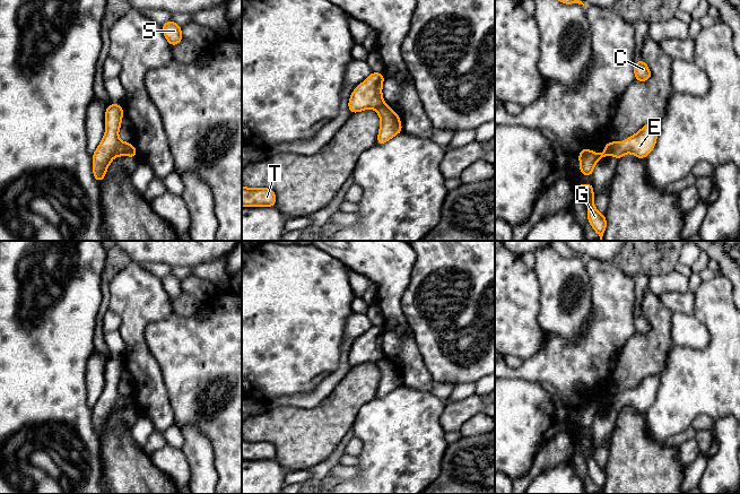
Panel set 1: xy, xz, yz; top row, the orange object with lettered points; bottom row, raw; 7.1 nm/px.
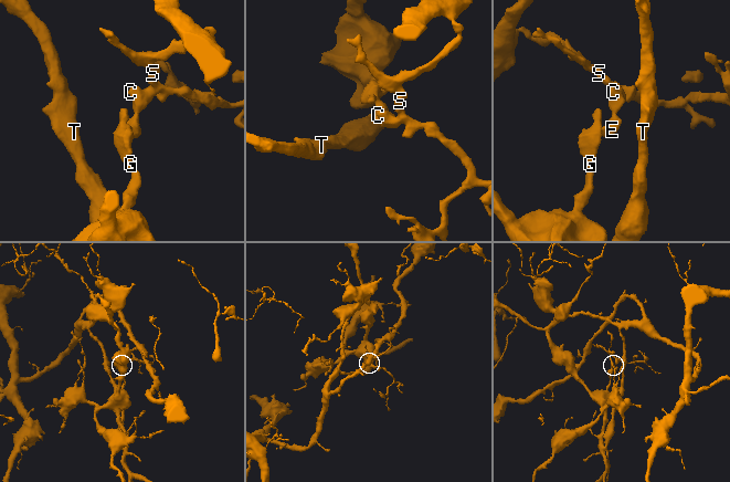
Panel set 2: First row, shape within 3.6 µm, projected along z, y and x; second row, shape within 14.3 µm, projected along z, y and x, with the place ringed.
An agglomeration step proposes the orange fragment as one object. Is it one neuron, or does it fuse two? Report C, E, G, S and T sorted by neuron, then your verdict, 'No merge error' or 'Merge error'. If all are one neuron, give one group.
Groups: C E S T / G. Merge error

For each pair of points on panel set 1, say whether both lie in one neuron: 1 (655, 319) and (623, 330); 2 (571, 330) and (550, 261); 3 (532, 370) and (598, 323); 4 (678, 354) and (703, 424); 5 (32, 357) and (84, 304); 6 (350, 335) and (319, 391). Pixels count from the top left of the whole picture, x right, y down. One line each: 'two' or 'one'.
1: two
2: one
3: one
4: two
5: one
6: one

